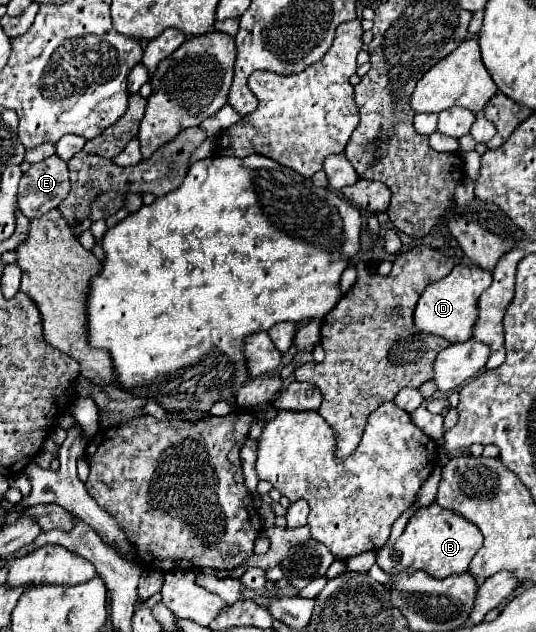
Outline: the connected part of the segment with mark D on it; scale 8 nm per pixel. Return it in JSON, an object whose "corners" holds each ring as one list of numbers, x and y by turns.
{"corners":[[456,265,450,271,450,275,430,283,420,295,414,311,414,323,418,331,440,335,450,343,468,341,478,321,478,297,490,285,492,285,492,271,486,271,478,265]]}

